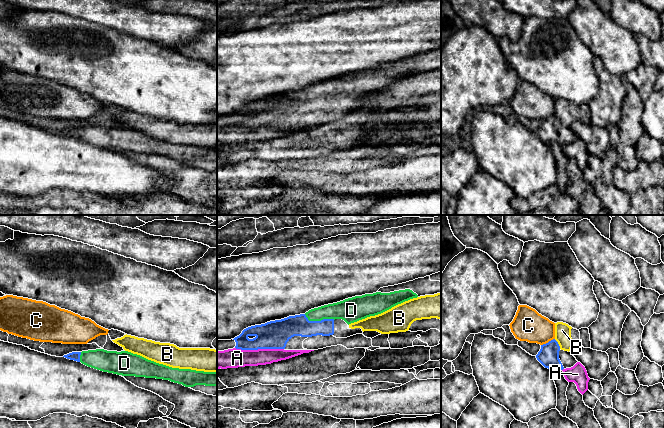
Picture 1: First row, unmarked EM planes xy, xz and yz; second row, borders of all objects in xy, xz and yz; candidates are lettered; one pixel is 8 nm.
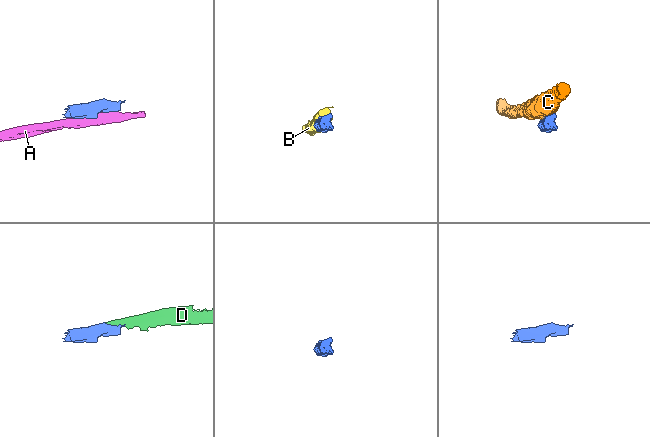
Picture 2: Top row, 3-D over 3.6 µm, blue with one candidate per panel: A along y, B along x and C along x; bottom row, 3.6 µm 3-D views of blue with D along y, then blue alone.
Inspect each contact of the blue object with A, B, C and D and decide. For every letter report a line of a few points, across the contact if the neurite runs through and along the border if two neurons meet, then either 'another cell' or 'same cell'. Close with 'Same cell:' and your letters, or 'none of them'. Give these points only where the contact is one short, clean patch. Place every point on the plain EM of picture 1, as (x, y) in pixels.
A: another cell
B: line yz (554, 115), (560, 124); another cell
C: another cell
D: line xz (299, 101), (308, 101), (319, 97), (332, 87), (348, 86); same cell
Same cell: D

